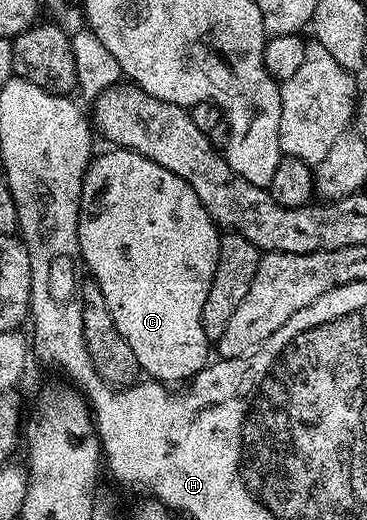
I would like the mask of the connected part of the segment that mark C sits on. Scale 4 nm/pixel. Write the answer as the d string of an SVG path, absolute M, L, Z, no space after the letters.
M107 150L104 156L96 155L87 168L83 179L83 192L79 196L79 254L82 263L87 263L90 279L96 280L101 286L101 294L105 294L105 302L109 302L109 314L113 314L113 322L117 322L117 330L121 330L121 338L129 342L133 354L137 354L140 369L150 379L160 382L171 380L190 381L201 369L207 367L207 347L209 341L201 326L201 310L205 306L205 298L209 298L209 286L213 282L213 274L219 257L220 229L211 215L205 210L201 198L177 174L165 170L157 162L147 160L134 150Z

